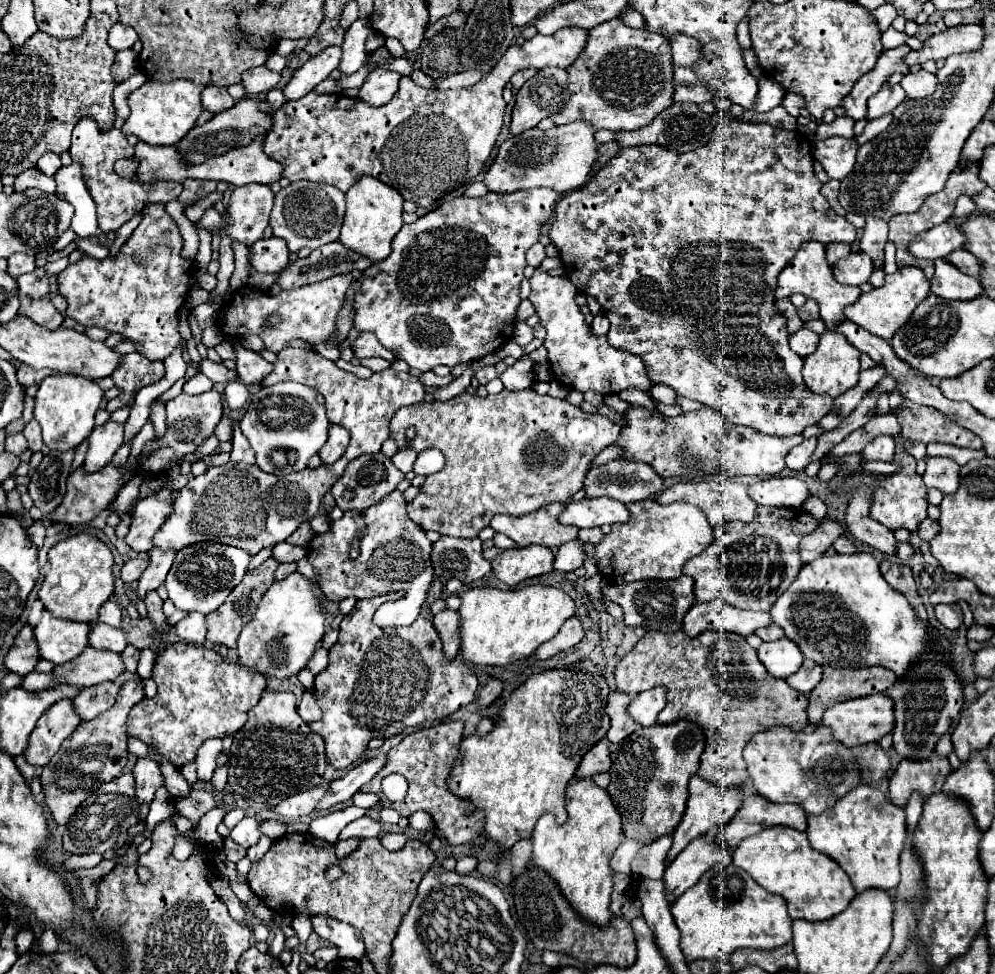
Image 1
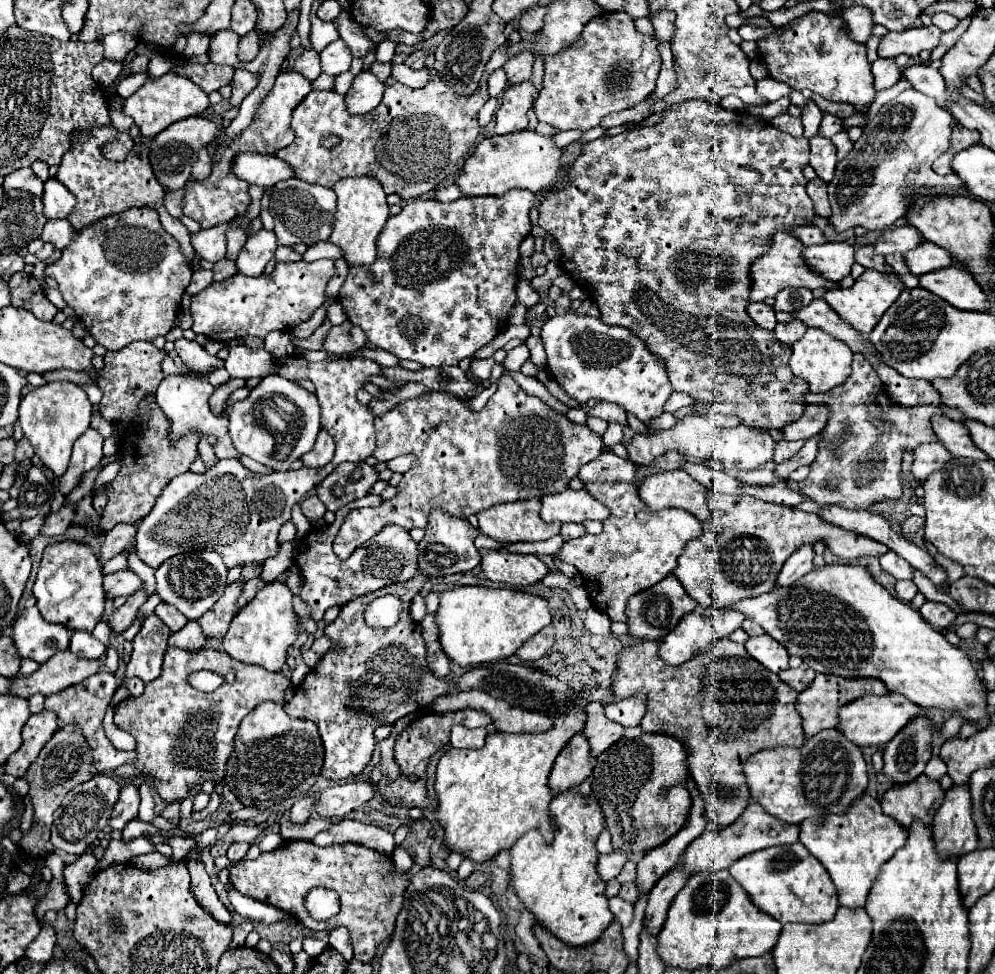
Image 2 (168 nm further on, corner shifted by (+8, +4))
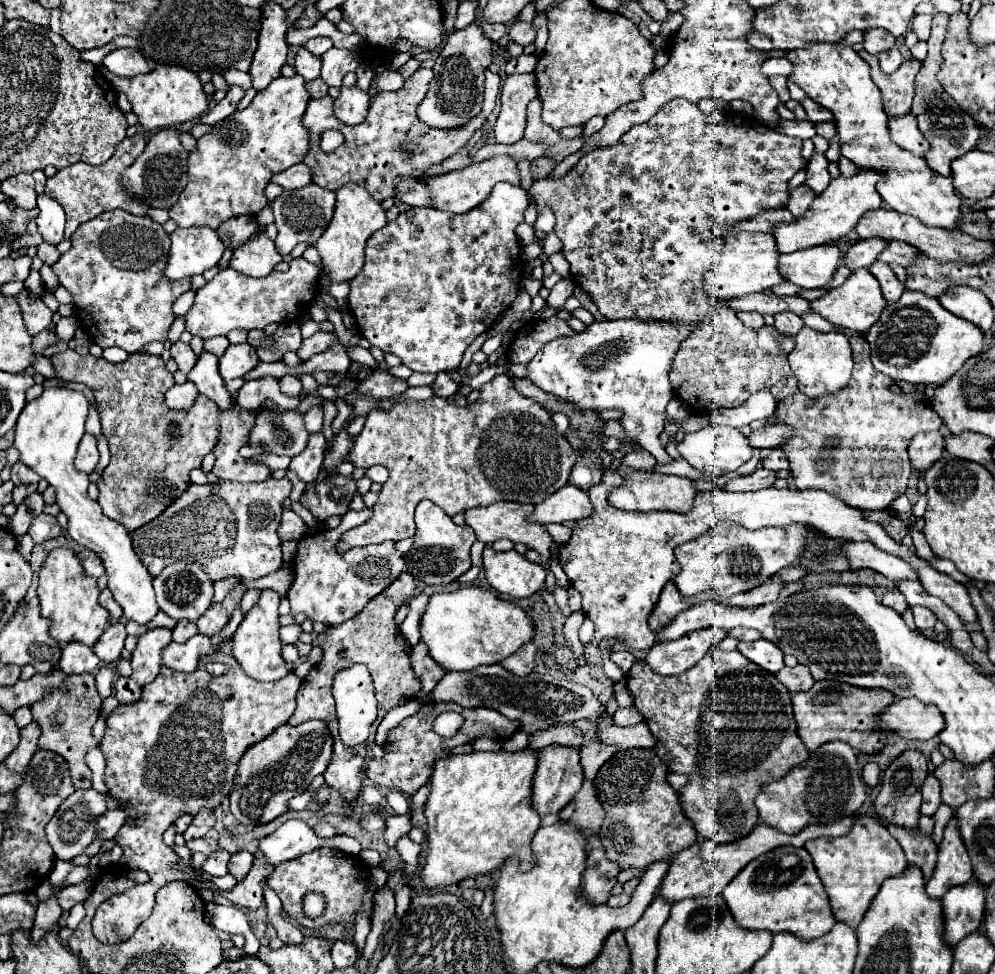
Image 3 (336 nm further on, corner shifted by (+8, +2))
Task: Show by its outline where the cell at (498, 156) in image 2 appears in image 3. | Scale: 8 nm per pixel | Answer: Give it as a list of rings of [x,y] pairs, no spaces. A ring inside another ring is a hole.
[[[497,155],[479,163],[471,163],[469,167],[445,173],[445,175],[437,175],[437,177],[429,177],[427,179],[427,187],[431,189],[431,195],[435,199],[435,209],[443,209],[443,211],[451,211],[451,213],[467,213],[469,209],[477,207],[481,201],[485,201],[493,189],[495,183],[499,181],[507,181],[511,185],[521,185],[521,175],[519,175],[519,167],[517,161],[509,155]]]

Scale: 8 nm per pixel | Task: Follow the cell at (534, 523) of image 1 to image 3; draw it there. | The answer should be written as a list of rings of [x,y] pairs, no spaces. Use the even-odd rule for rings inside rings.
[[[495,503],[491,507],[475,507],[475,509],[467,509],[465,511],[465,521],[469,527],[473,527],[473,531],[477,533],[477,539],[491,545],[499,539],[509,539],[513,543],[523,543],[527,545],[529,549],[535,549],[541,557],[536,560],[536,563],[543,565],[547,573],[545,584],[549,591],[555,589],[555,577],[553,573],[548,569],[546,561],[549,560],[549,547],[553,545],[553,537],[549,535],[549,531],[545,529],[545,525],[539,525],[539,523],[531,523],[529,521],[529,515],[533,513],[535,505],[531,503]]]

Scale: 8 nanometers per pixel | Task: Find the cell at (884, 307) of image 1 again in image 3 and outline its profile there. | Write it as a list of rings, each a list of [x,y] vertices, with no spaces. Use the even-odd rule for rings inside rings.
[[[857,269],[841,287],[831,289],[821,299],[811,301],[811,307],[815,309],[815,313],[823,315],[827,321],[831,321],[837,327],[849,327],[853,331],[865,333],[871,325],[875,325],[881,311],[887,307],[887,301],[879,289],[879,281],[869,273],[869,269]]]

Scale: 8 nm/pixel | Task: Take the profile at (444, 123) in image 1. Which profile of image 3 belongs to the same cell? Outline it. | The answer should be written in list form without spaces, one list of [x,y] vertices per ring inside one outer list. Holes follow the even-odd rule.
[[[419,67],[403,85],[399,91],[379,91],[371,99],[371,109],[369,115],[363,123],[357,127],[347,127],[339,119],[335,119],[333,113],[333,97],[325,95],[319,99],[311,99],[307,105],[307,111],[303,115],[303,125],[309,129],[311,135],[311,145],[309,151],[303,159],[303,163],[313,171],[313,183],[337,191],[345,183],[357,183],[361,187],[367,187],[367,191],[377,199],[383,201],[387,197],[397,195],[397,177],[413,177],[413,179],[423,179],[425,171],[431,169],[433,165],[443,163],[451,155],[455,155],[459,149],[463,149],[473,133],[485,123],[489,113],[495,107],[495,99],[499,93],[499,75],[491,73],[489,69],[485,71],[485,97],[481,111],[463,127],[453,127],[453,129],[437,129],[437,127],[427,127],[421,123],[417,117],[417,107],[425,99],[429,91],[429,81],[433,79],[431,69]],[[325,129],[337,129],[345,135],[345,143],[337,147],[333,153],[323,153],[319,149],[319,135]]]

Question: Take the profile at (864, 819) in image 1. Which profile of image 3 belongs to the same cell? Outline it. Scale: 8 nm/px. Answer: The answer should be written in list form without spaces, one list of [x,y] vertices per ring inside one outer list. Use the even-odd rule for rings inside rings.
[[[855,815],[855,821],[847,835],[833,839],[813,839],[805,843],[805,849],[813,857],[815,869],[825,885],[837,921],[845,921],[851,927],[859,925],[881,883],[907,867],[907,859],[903,857],[903,849],[899,849],[899,843],[887,833],[879,817],[871,815]]]

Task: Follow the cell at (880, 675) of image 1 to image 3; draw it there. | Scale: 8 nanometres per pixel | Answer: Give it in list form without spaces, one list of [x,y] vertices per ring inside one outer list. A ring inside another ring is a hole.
[[[815,681],[809,691],[791,695],[797,733],[809,751],[817,751],[821,743],[837,739],[847,741],[859,753],[877,753],[883,747],[885,737],[871,733],[879,727],[875,723],[877,713],[883,711],[885,705],[891,705],[893,699],[887,689],[861,689],[843,683],[831,683],[827,689],[827,681]]]

